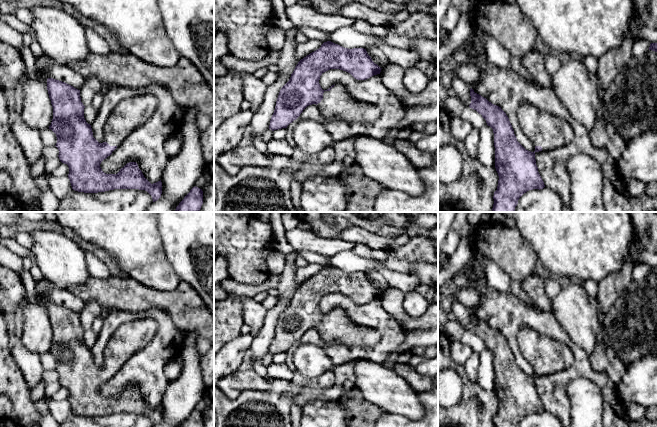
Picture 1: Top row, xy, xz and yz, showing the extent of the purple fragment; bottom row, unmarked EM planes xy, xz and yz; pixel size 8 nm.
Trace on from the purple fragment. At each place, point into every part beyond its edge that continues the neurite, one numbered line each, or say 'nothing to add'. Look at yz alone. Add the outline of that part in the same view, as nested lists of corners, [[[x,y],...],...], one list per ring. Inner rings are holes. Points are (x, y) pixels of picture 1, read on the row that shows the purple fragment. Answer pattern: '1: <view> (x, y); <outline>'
1: yz (550, 132); [[[527,102],[519,105],[518,117],[522,130],[542,151],[559,149],[573,139],[573,130],[567,121]]]

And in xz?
1: xz (336, 104); [[[336,83],[330,91],[324,91],[323,99],[317,106],[328,120],[370,123],[376,121],[381,115],[379,107],[354,100],[341,83]]]

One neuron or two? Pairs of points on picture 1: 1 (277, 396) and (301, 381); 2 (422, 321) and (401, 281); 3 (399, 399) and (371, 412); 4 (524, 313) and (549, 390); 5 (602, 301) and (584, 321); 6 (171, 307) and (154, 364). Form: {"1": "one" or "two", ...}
{"1": "two", "2": "two", "3": "two", "4": "one", "5": "two", "6": "two"}

